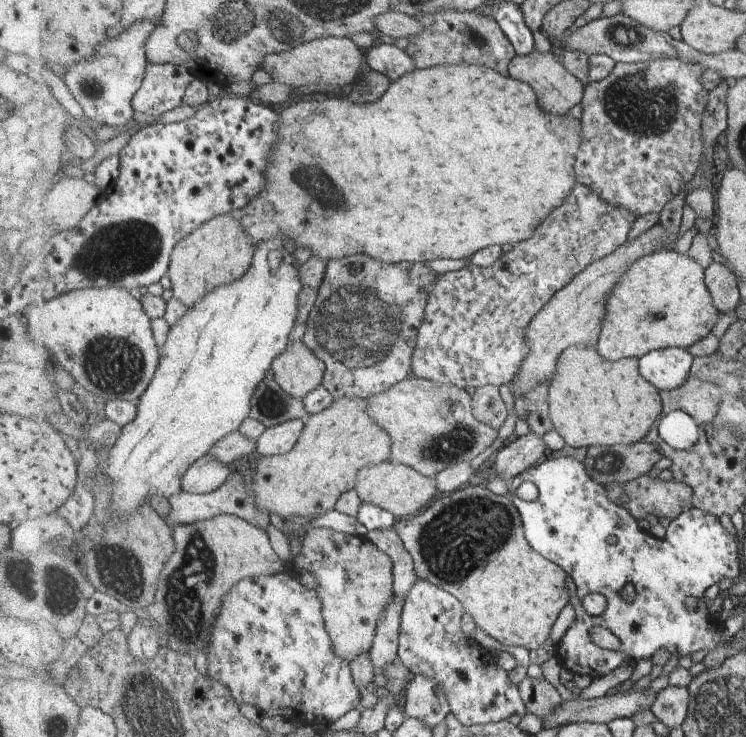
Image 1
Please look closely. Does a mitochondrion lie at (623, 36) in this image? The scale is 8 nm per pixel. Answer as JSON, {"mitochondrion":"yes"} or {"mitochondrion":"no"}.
{"mitochondrion":"yes"}

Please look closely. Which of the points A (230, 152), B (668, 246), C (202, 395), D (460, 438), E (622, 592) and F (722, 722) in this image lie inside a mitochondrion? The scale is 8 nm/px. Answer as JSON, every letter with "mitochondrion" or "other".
{"A":"other","B":"other","C":"other","D":"mitochondrion","E":"other","F":"mitochondrion"}

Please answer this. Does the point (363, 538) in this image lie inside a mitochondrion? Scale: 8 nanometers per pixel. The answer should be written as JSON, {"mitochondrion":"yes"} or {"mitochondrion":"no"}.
{"mitochondrion":"no"}

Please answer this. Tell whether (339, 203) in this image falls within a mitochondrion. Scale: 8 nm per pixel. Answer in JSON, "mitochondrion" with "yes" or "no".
{"mitochondrion":"yes"}

